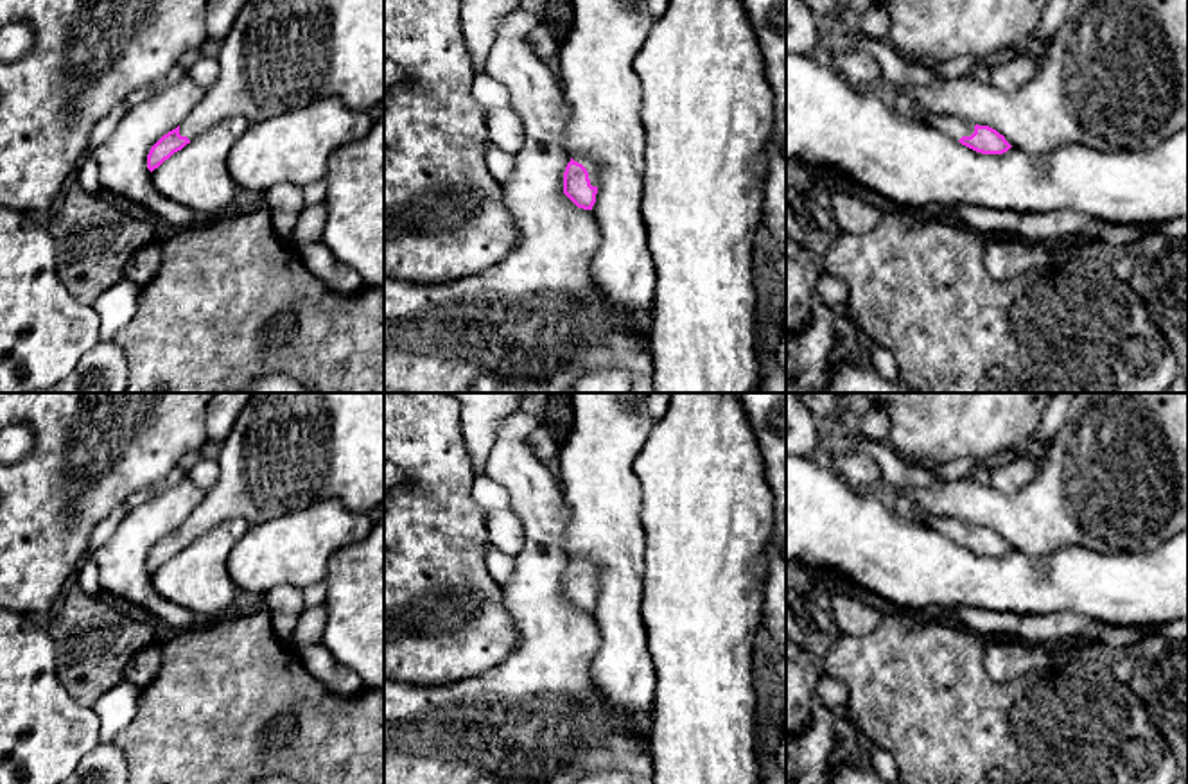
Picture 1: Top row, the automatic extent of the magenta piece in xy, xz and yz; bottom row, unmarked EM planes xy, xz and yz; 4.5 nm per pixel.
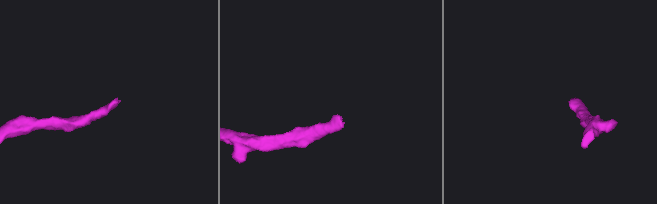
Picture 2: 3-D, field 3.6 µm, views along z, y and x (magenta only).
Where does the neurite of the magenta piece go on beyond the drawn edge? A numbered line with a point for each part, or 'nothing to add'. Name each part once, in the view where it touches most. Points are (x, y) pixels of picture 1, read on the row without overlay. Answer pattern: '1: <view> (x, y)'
1: xz (593, 571)

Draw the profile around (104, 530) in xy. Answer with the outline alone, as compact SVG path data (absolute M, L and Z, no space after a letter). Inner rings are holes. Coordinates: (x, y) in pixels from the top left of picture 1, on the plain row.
M122 502L95 526L86 549L88 558L115 535L129 510L131 508Z

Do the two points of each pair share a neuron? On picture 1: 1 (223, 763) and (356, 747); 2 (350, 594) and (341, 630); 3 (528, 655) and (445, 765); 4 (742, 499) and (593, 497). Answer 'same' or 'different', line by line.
1: same
2: same
3: same
4: different

